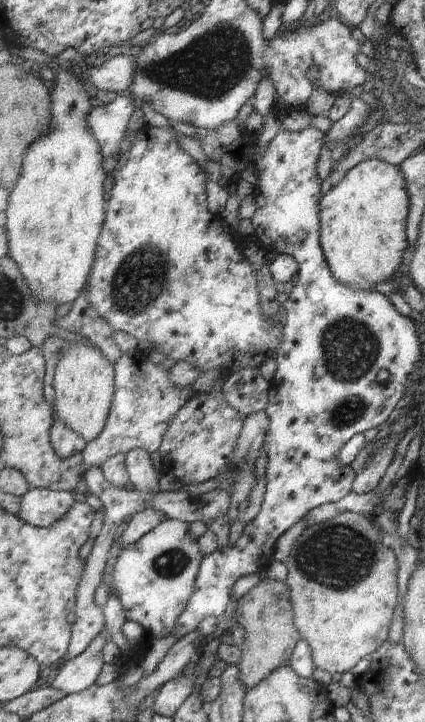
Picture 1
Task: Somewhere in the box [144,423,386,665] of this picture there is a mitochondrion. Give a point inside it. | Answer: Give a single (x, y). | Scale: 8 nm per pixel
(339, 556)

